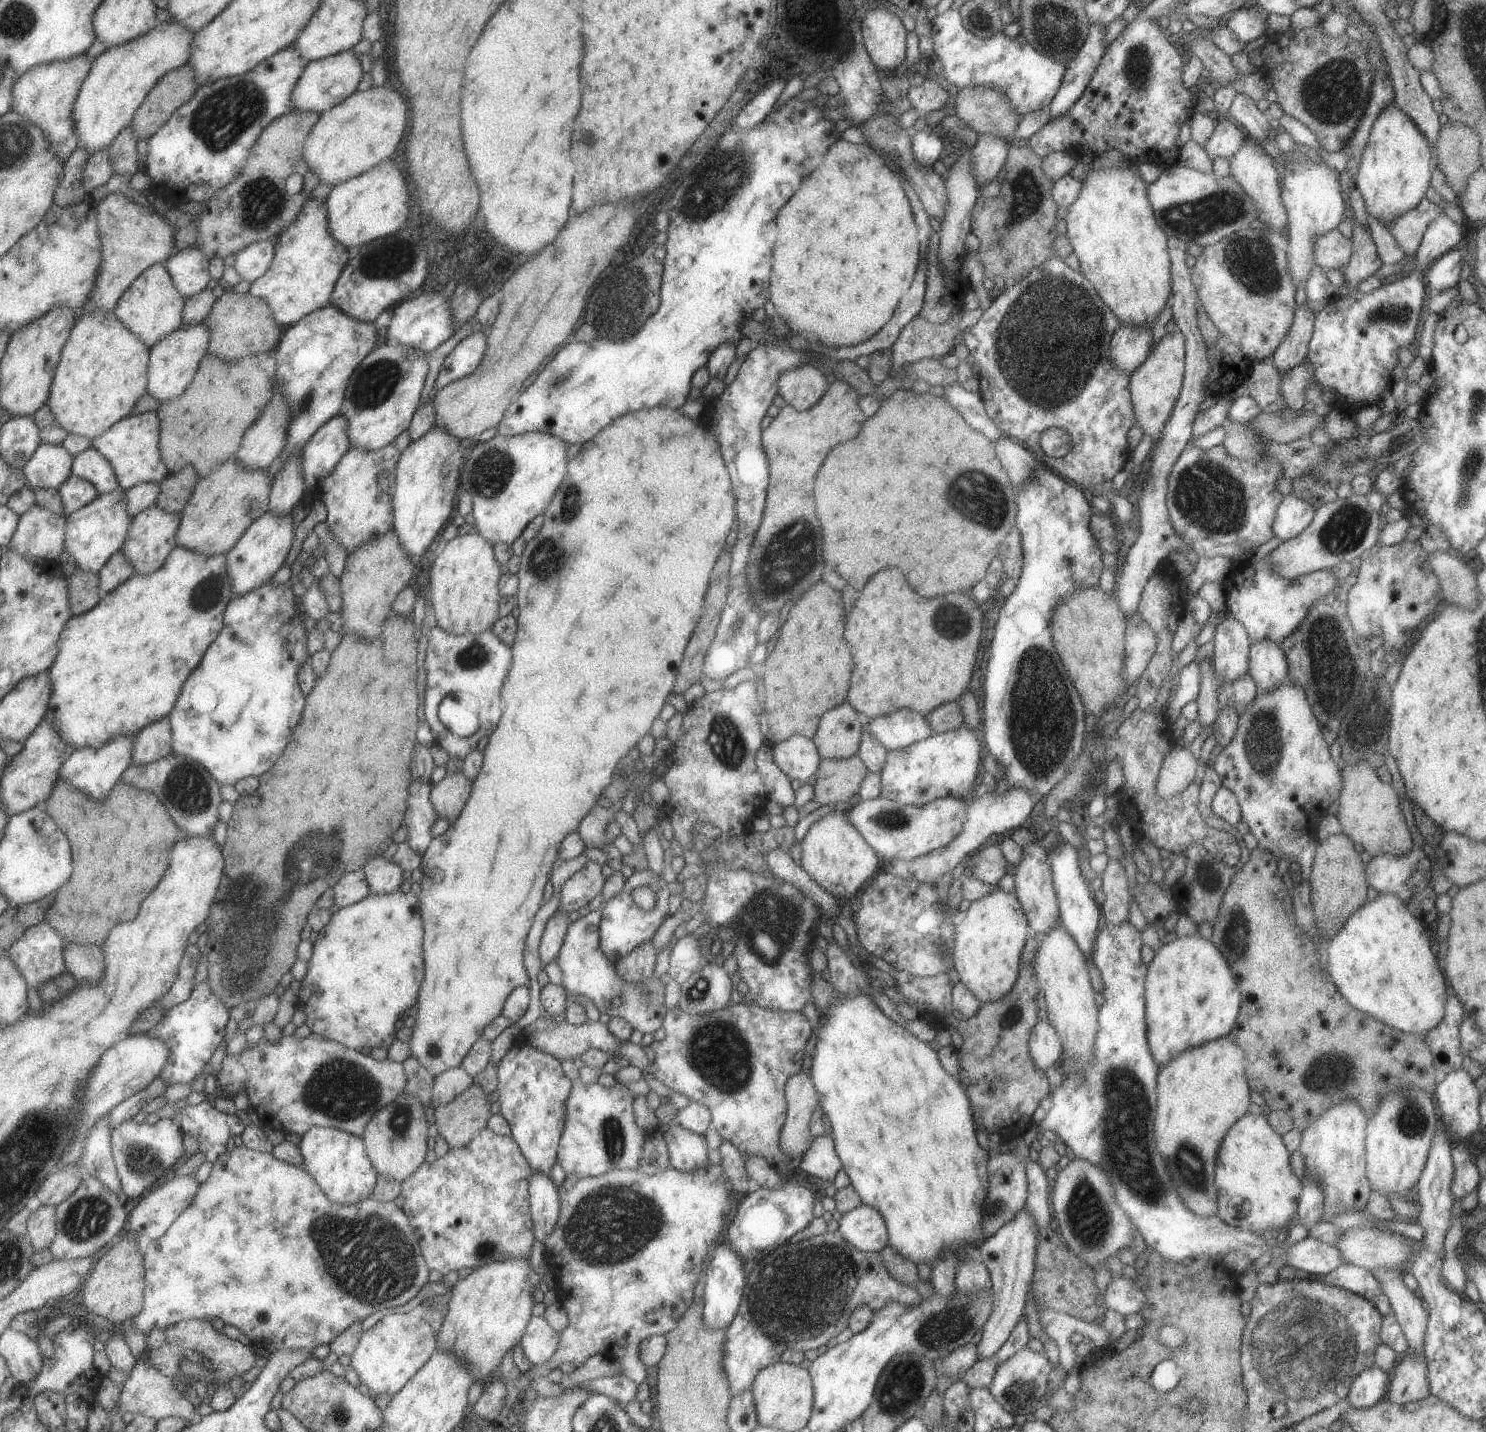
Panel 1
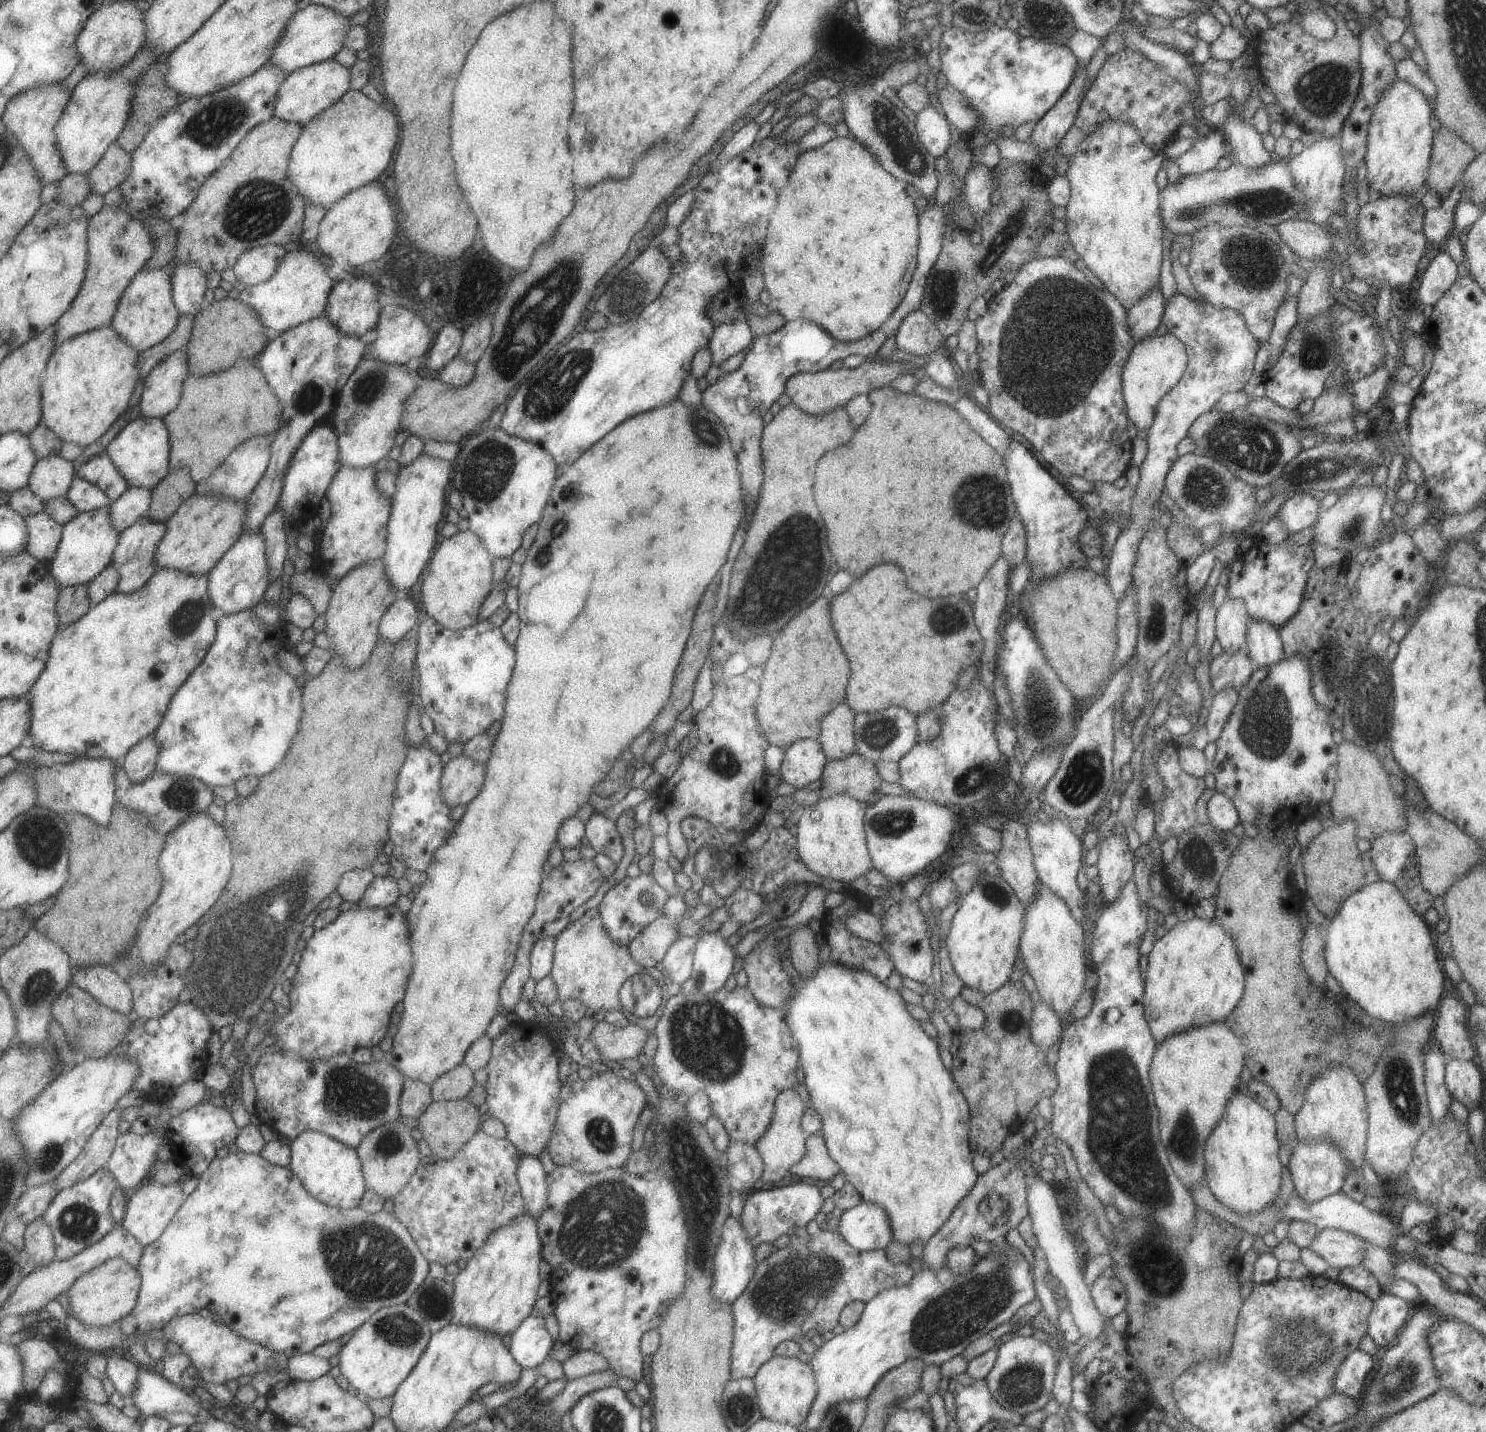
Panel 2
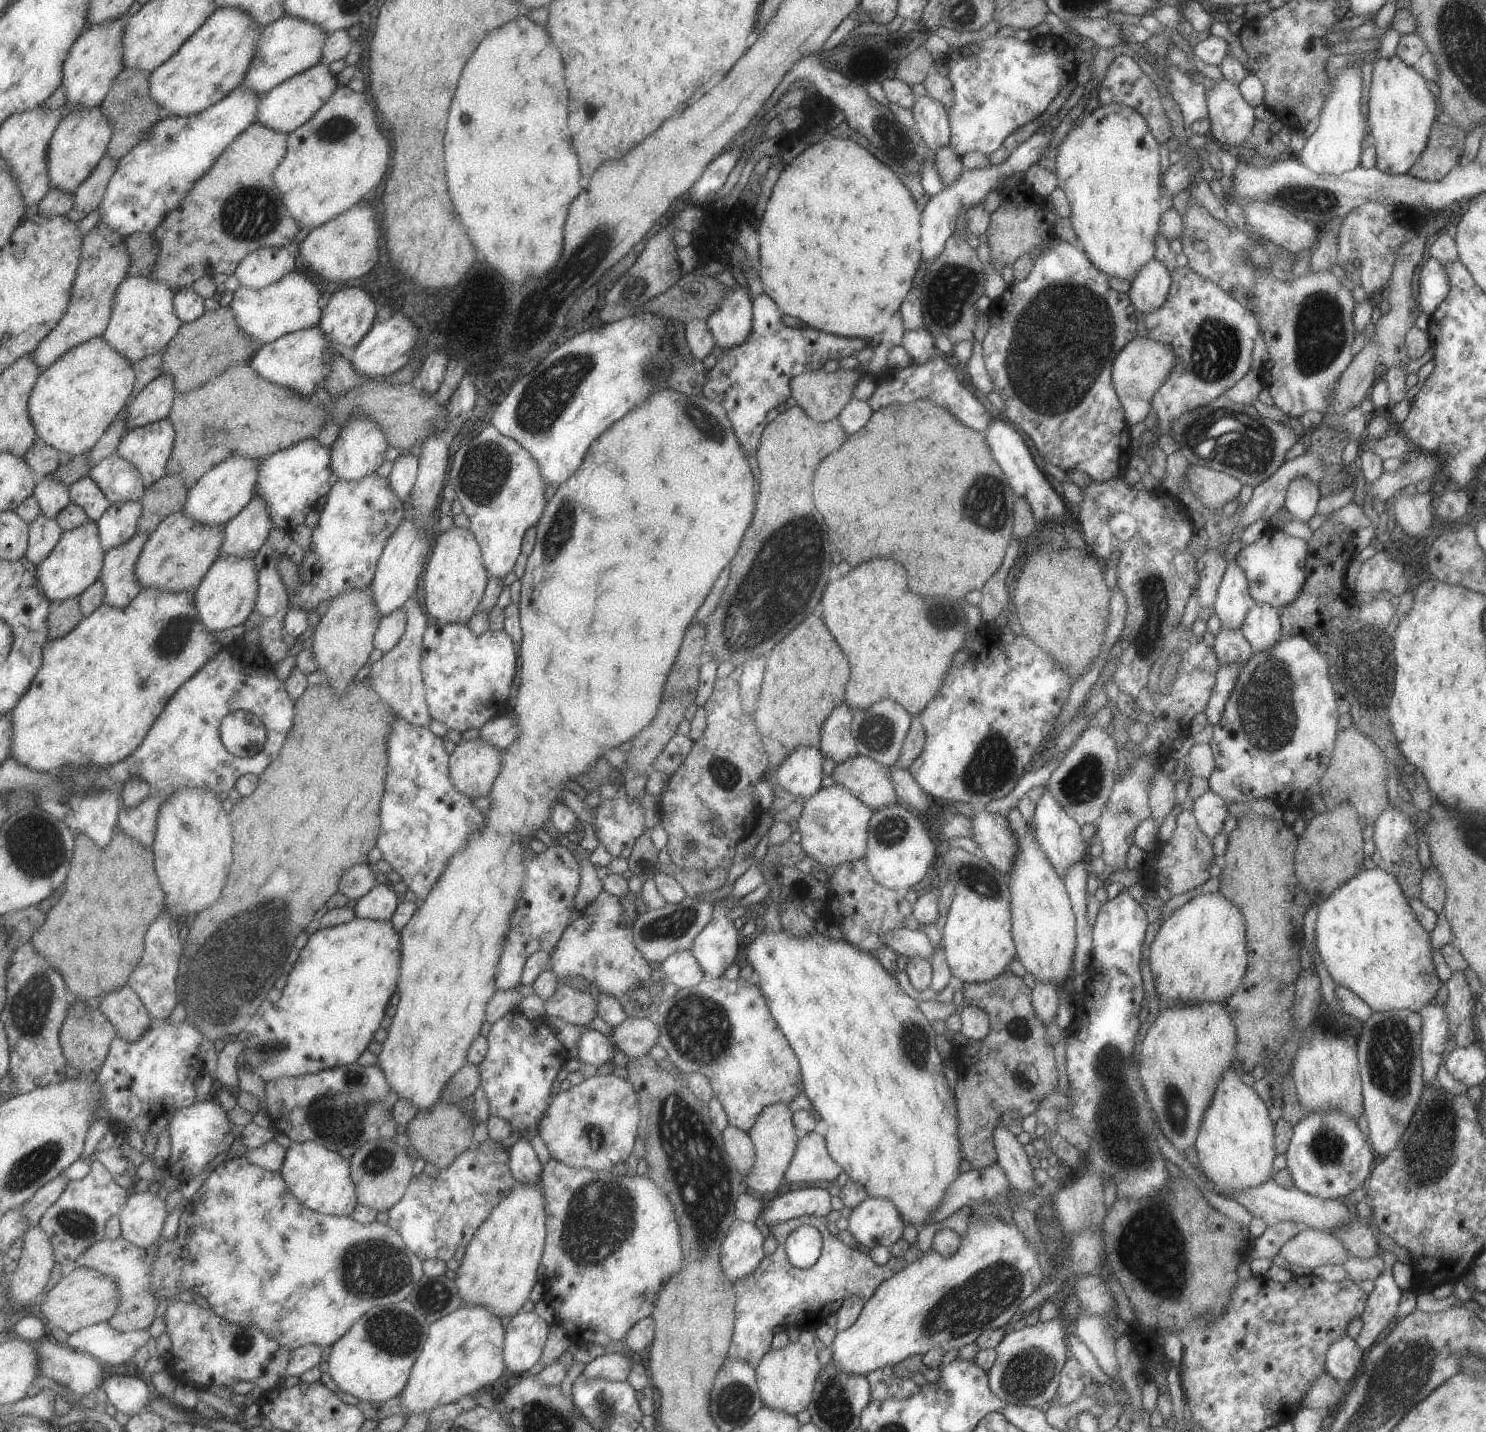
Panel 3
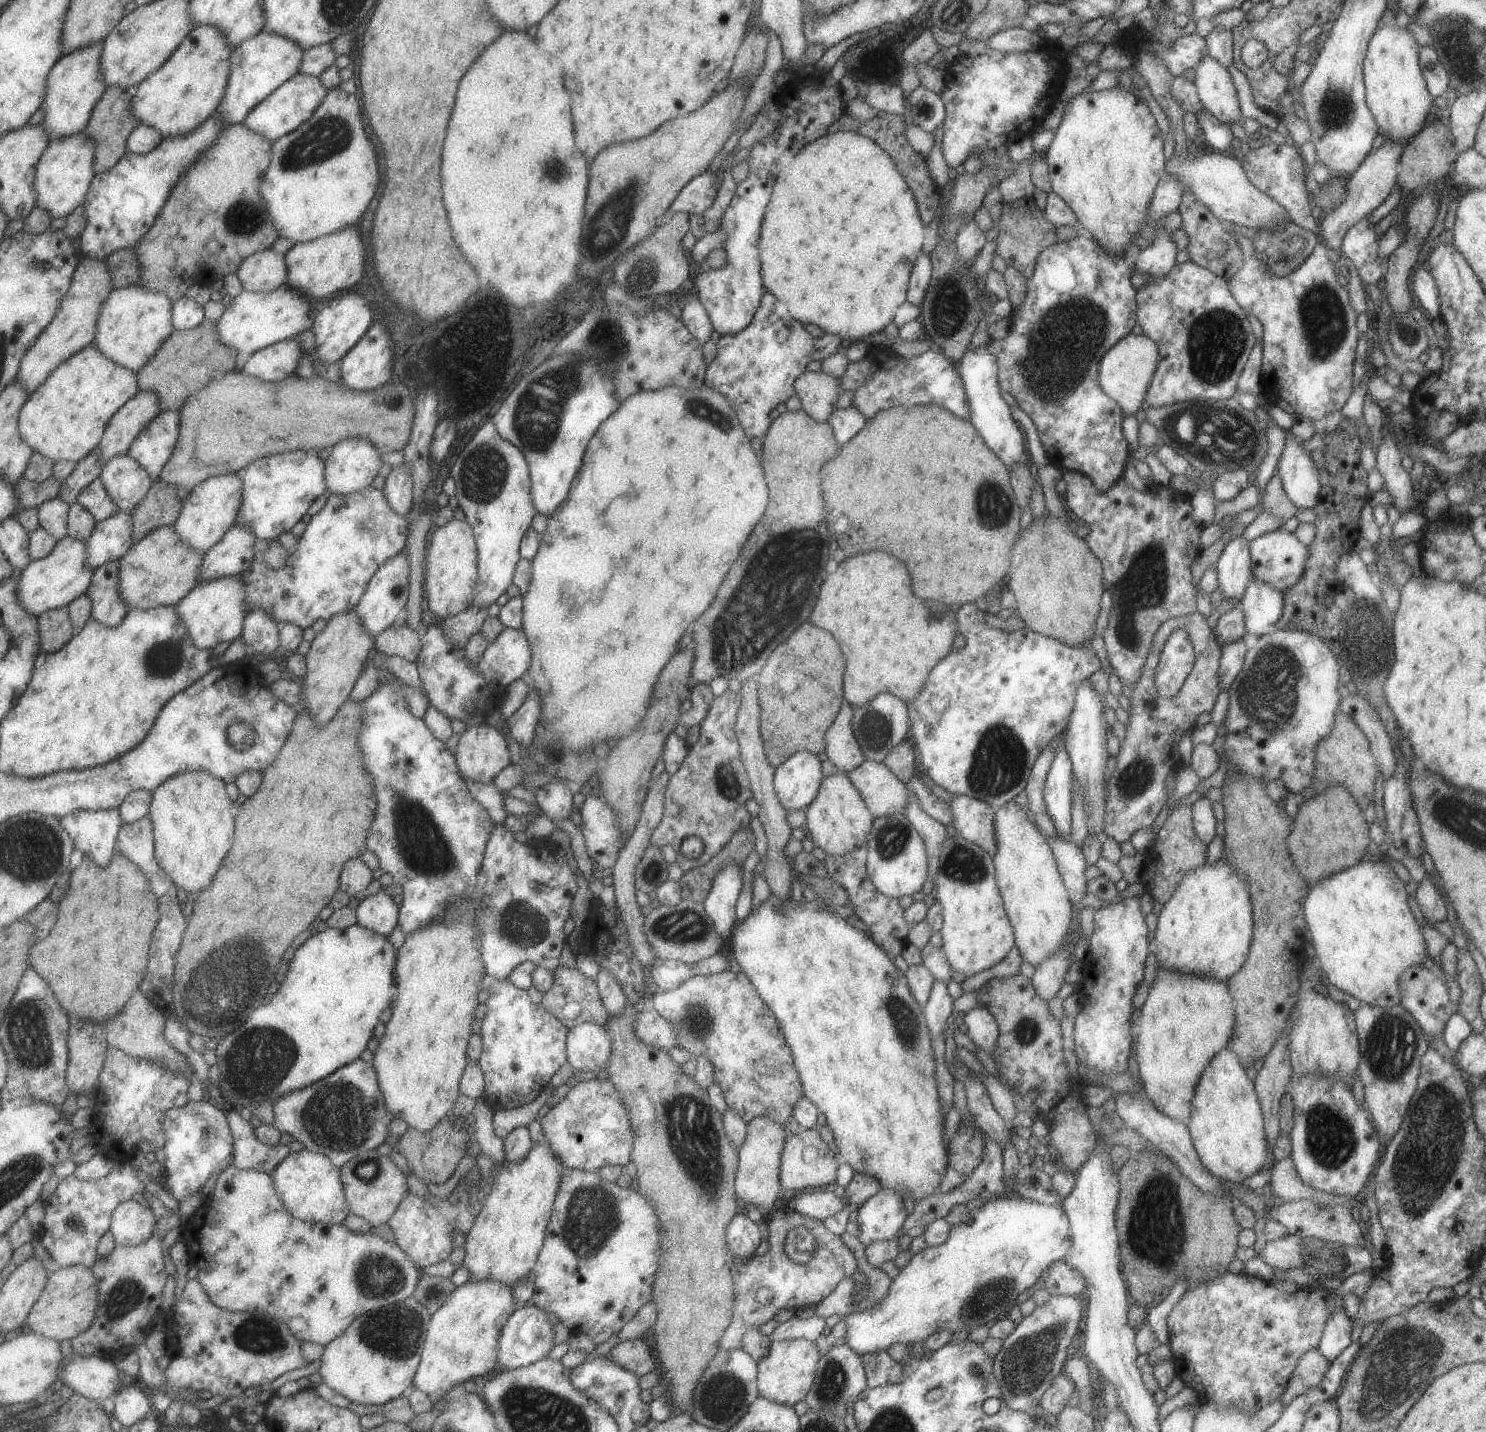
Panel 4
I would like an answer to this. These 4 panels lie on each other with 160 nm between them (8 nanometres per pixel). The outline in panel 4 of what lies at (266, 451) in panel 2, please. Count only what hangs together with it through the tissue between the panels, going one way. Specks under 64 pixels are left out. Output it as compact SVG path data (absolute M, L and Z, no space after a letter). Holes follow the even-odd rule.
M236 472L206 478L181 501L173 528L187 546L205 554L221 540L225 531L237 522L241 499L242 482Z

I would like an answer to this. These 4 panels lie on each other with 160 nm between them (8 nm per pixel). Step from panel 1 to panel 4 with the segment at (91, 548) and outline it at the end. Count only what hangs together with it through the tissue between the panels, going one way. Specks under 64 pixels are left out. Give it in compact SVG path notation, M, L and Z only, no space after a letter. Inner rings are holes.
M69 534L66 539L57 543L48 557L32 560L31 564L22 571L22 579L18 586L22 605L40 617L50 610L68 607L77 598L87 593L96 572L96 569L88 564L88 550L87 540L72 537Z

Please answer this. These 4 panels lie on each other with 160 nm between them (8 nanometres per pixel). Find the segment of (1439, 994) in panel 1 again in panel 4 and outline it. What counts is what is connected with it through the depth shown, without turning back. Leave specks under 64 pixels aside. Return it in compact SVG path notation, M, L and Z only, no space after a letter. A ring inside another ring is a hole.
M1369 858L1368 862L1362 862L1361 860L1355 866L1320 879L1309 887L1308 893L1302 902L1302 909L1304 921L1308 928L1307 937L1310 938L1310 944L1314 948L1314 956L1319 959L1320 966L1325 972L1330 984L1333 984L1333 986L1339 988L1339 990L1343 990L1343 992L1347 992L1347 994L1350 994L1359 1002L1367 1003L1374 1007L1384 1009L1400 1004L1401 991L1399 980L1401 973L1405 972L1409 967L1420 965L1426 959L1427 951L1420 924L1416 921L1417 912L1407 904L1405 886L1399 881L1399 878L1393 873L1393 870L1387 862L1383 860L1373 860L1372 858Z

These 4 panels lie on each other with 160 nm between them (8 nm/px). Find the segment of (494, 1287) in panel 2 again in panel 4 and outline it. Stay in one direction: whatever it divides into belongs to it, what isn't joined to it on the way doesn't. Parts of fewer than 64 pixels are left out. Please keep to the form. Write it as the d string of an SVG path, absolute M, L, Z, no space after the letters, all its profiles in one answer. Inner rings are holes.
M543 1140L533 1144L524 1159L512 1163L505 1162L502 1169L497 1171L490 1193L465 1237L462 1266L470 1274L469 1280L497 1281L512 1287L517 1280L524 1279L532 1270L545 1236L562 1166L562 1162L552 1153L548 1143Z

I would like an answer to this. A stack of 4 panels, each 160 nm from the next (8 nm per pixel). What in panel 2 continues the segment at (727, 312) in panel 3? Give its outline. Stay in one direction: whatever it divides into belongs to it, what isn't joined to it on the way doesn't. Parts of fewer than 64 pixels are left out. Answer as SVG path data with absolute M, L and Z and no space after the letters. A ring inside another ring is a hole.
M743 314L736 321L715 325L708 342L712 363L718 366L729 356L741 352L751 339Z

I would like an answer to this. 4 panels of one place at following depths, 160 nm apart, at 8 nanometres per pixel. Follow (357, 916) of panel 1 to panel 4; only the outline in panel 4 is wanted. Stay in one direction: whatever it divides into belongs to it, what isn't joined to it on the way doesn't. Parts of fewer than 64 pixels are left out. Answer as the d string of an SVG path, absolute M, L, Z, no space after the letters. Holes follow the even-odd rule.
M352 924L344 929L332 929L327 927L321 932L309 935L309 937L300 944L294 952L293 960L289 964L289 970L285 974L285 980L282 981L277 994L271 998L271 1002L265 1002L261 1006L255 1006L249 1016L246 1016L245 1022L236 1026L231 1034L226 1034L218 1042L215 1048L215 1056L218 1071L221 1080L216 1086L223 1096L223 1101L229 1108L240 1109L242 1107L252 1110L253 1104L261 1101L276 1101L282 1094L291 1092L295 1089L303 1088L313 1081L321 1080L334 1070L345 1066L351 1061L359 1059L359 1054L366 1048L367 1041L371 1038L373 1026L377 1022L381 1011L385 1007L391 1007L391 1003L396 999L397 987L394 978L394 966L396 961L396 950L386 936L374 933L372 930L363 928L360 924Z

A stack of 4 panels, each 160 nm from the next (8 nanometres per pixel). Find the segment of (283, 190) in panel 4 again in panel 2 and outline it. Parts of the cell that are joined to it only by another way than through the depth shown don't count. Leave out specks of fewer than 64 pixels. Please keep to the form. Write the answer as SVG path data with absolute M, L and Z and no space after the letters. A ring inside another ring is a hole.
M349 89L302 126L290 152L288 177L305 204L320 204L327 210L332 202L378 178L391 160L397 136L395 116L387 108Z

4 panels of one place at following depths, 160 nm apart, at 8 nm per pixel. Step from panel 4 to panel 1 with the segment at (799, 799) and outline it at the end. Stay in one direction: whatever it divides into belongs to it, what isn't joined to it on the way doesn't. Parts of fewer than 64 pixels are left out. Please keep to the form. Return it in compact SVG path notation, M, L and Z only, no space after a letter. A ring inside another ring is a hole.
M791 735L784 741L772 743L772 755L787 778L797 779L802 784L812 780L821 759L815 743L801 735Z

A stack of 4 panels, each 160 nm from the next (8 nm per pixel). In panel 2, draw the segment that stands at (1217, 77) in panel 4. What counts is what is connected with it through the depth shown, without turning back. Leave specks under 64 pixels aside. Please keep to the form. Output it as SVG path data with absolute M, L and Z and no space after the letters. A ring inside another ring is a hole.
M1239 109L1232 110L1232 115L1217 130L1225 137L1226 150L1233 165L1253 170L1266 167L1275 160L1272 153L1261 145L1261 135L1255 131L1251 122L1244 122L1238 116Z

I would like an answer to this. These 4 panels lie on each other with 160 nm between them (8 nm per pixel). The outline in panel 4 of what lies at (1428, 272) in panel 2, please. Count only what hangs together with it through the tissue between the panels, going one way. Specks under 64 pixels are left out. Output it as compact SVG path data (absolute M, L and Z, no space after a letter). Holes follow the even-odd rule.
M1419 268L1415 270L1412 277L1411 290L1412 296L1420 308L1423 308L1429 316L1429 320L1437 320L1440 318L1438 288L1433 276L1427 270Z

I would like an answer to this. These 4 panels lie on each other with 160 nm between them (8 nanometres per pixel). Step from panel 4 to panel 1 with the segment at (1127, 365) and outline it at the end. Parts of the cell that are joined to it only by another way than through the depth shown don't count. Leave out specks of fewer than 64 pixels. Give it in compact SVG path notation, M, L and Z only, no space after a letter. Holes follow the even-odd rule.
M1179 330L1165 333L1158 344L1155 344L1149 356L1129 376L1130 401L1133 405L1136 423L1142 428L1142 432L1157 437L1160 430L1165 426L1173 405L1180 393L1184 375L1184 336Z

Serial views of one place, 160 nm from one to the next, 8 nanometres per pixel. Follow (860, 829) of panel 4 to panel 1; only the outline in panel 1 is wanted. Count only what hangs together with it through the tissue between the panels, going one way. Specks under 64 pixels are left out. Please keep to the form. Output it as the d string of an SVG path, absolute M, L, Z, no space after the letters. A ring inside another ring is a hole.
M839 806L834 812L813 823L800 840L801 850L796 857L802 869L821 886L824 894L831 895L839 903L851 903L857 900L864 884L880 870L881 860L849 824L844 814L844 807Z

